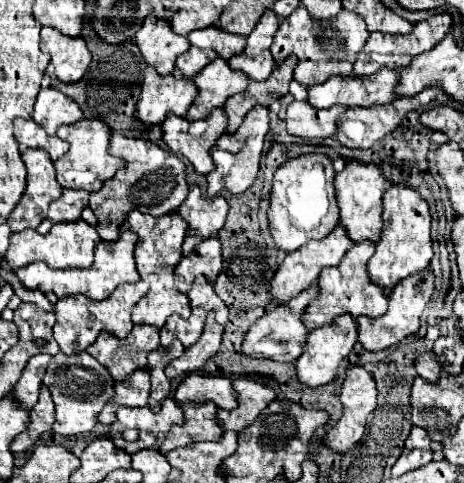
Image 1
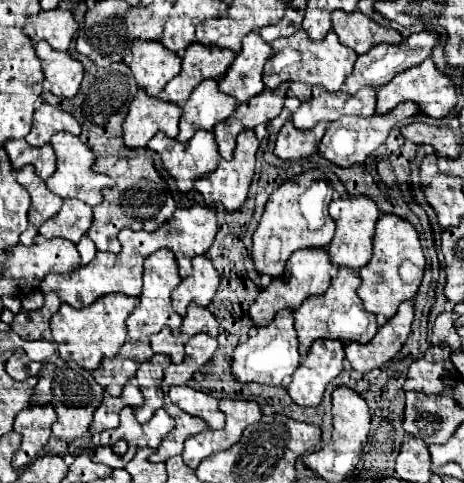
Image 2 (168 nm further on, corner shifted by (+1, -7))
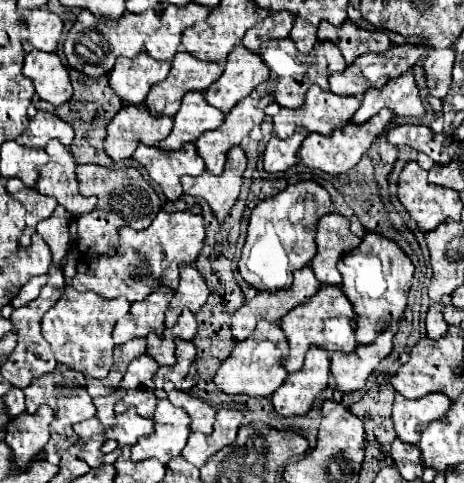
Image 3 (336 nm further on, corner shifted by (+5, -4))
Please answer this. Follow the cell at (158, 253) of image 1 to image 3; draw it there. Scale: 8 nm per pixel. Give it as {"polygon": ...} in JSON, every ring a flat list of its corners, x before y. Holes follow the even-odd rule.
{"polygon":[[154,289,144,301,132,303,128,315,114,327,114,343,122,345,134,337,146,337,148,333,162,335,164,313,172,299,172,289]]}

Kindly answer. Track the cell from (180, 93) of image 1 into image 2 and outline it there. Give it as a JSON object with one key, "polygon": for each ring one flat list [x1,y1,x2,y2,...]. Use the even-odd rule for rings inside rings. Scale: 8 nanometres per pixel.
{"polygon":[[138,90,124,122,124,144,126,146,146,146,156,132,168,136,178,136,178,122,182,108,174,102,148,96,146,90]]}

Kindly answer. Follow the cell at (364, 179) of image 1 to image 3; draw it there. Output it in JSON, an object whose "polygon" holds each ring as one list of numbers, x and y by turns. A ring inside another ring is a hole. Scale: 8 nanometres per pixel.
{"polygon":[[328,213,316,227,316,255,310,267,322,285,340,285,340,273,336,263,344,253,350,253,360,245,360,239,352,235,350,223,338,213]]}

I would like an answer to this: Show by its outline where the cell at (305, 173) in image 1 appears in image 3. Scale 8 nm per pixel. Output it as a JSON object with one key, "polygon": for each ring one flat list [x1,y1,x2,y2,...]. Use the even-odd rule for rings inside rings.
{"polygon":[[314,181,286,187,274,197,262,199,250,215,246,243,238,259,240,277,258,291,274,293,292,285,292,273,308,265,316,253,316,223,332,211,330,195]]}

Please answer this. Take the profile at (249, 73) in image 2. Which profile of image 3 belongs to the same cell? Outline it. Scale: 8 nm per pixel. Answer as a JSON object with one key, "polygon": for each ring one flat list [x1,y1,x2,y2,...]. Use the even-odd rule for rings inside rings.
{"polygon":[[238,43,228,55,222,77,216,83,212,83,208,91,204,91,204,97,212,107,220,109,222,113,228,113,260,83,268,81,268,77,270,69,260,61,260,57,252,51,244,51,244,47]]}

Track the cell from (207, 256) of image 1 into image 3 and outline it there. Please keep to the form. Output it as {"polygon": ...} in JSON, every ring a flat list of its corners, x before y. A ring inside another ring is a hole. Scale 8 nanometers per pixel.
{"polygon":[[180,265,180,285,174,291,170,301,172,309,190,309,196,313,208,299,210,291,202,279,202,275,192,265]]}

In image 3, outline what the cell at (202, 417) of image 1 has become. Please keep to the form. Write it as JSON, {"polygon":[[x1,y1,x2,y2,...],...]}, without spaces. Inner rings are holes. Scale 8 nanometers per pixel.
{"polygon":[[162,399,158,401,150,419,154,421,154,433,138,439,138,443,132,447,132,461,154,457,168,465,168,461,178,457,186,445,190,435,190,417,184,413,184,409,174,407,168,399]]}

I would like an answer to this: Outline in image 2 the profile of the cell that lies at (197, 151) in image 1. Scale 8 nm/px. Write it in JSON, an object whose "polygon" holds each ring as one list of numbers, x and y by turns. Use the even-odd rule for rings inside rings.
{"polygon":[[156,132,148,142,148,148,162,156,164,168,176,178,180,192,194,190,194,182,216,170,220,162,216,136,212,132,196,132,186,144,166,136,164,132]]}

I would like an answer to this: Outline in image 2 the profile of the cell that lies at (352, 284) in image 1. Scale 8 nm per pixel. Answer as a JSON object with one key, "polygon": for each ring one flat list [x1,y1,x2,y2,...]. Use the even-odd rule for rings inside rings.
{"polygon":[[342,266,342,268,338,268,336,276,332,276,330,288,324,294,310,296,294,312,294,326,296,326,296,332,298,332,298,342,300,342,300,354,302,356,308,354,310,344,318,338,338,338,342,342,356,340,356,342,362,342,362,344,372,340,372,336,378,330,378,324,376,324,376,316,362,306,362,300,356,294,360,282,362,280,360,280,360,274,356,270]]}

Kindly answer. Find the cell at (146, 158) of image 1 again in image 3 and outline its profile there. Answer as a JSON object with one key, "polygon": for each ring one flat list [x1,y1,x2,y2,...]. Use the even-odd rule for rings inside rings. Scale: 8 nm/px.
{"polygon":[[78,165,76,167,78,187,82,195,96,195,98,205,92,213,78,217,78,235,76,249,88,255,114,255,118,245,118,229,132,227,144,229,148,227,156,213,162,209,162,203,150,183,140,175,134,167,100,167,100,165]]}

